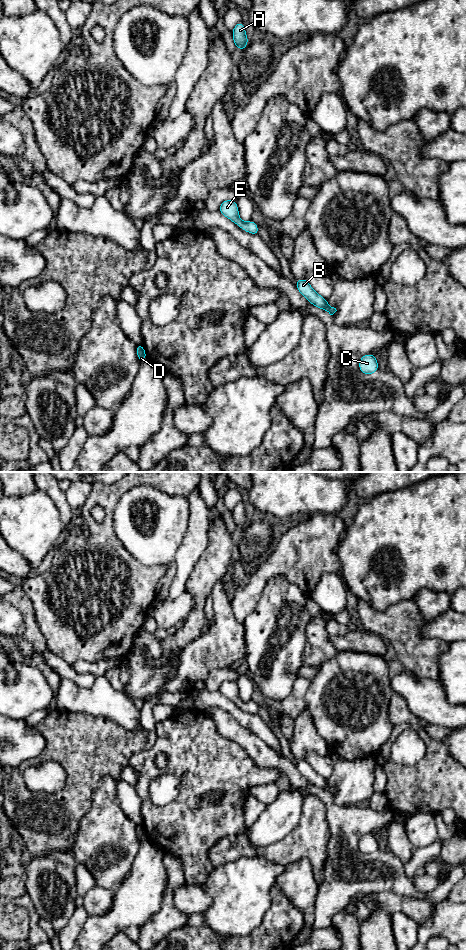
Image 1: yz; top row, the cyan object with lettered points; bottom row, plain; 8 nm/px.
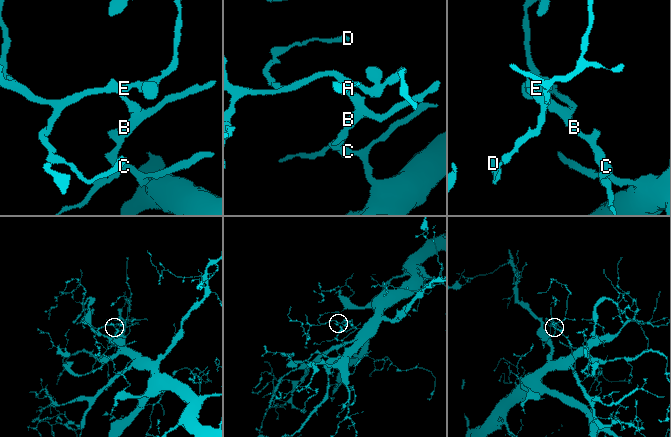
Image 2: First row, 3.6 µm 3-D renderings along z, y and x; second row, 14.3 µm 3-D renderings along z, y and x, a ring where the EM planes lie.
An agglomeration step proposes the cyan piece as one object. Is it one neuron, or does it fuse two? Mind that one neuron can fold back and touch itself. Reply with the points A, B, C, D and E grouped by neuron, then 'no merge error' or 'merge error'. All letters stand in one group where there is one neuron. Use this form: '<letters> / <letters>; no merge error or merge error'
A B C D E; no merge error

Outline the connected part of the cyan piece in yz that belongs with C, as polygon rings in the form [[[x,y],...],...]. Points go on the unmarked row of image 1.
[[[366,834],[361,837],[359,841],[359,849],[365,855],[370,855],[376,852],[378,847],[378,842],[373,834]]]

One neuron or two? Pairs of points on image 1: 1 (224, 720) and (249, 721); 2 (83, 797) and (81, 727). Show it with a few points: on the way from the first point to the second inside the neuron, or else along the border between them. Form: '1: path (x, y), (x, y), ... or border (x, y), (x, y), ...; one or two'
1: border (218, 708), (225, 709), (242, 726), (257, 735); two
2: path (81, 780), (81, 744); one

